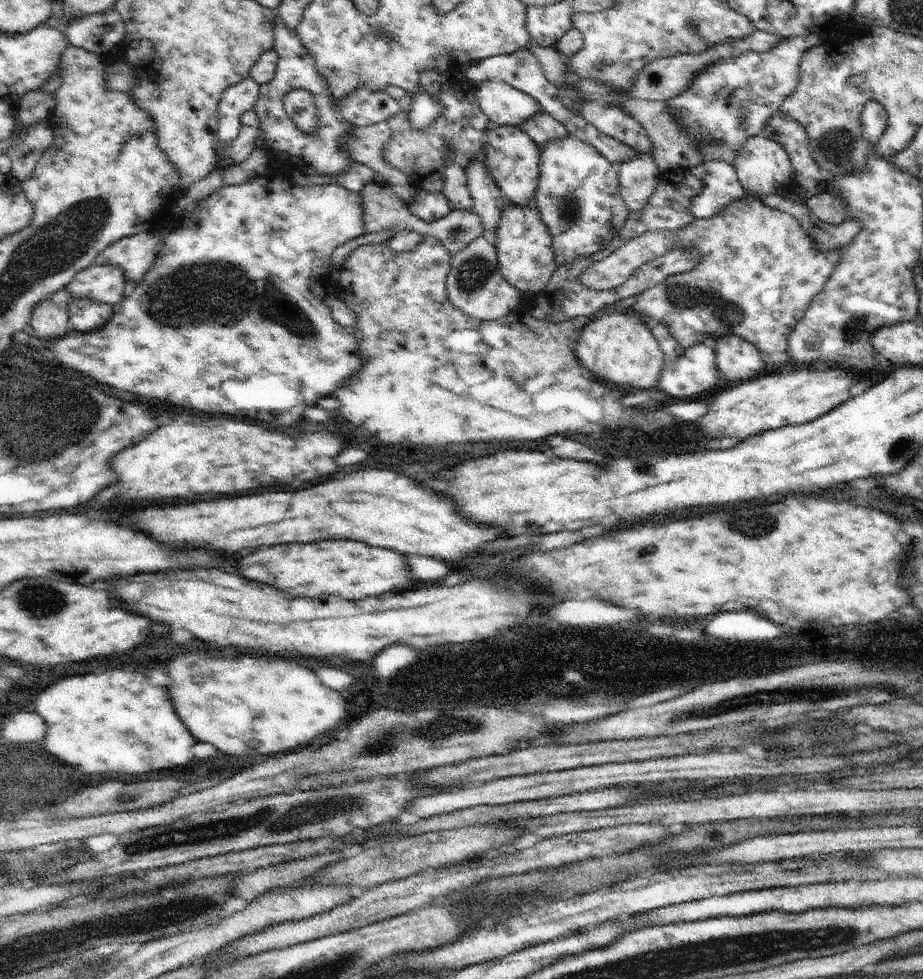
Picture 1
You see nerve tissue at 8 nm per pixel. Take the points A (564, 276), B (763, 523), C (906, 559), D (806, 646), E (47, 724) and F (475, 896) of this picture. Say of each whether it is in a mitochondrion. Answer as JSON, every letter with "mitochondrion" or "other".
{"A":"other","B":"mitochondrion","C":"other","D":"other","E":"other","F":"mitochondrion"}

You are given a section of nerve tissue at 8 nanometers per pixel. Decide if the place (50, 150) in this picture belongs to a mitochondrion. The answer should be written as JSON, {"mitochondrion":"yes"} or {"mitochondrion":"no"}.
{"mitochondrion":"no"}

